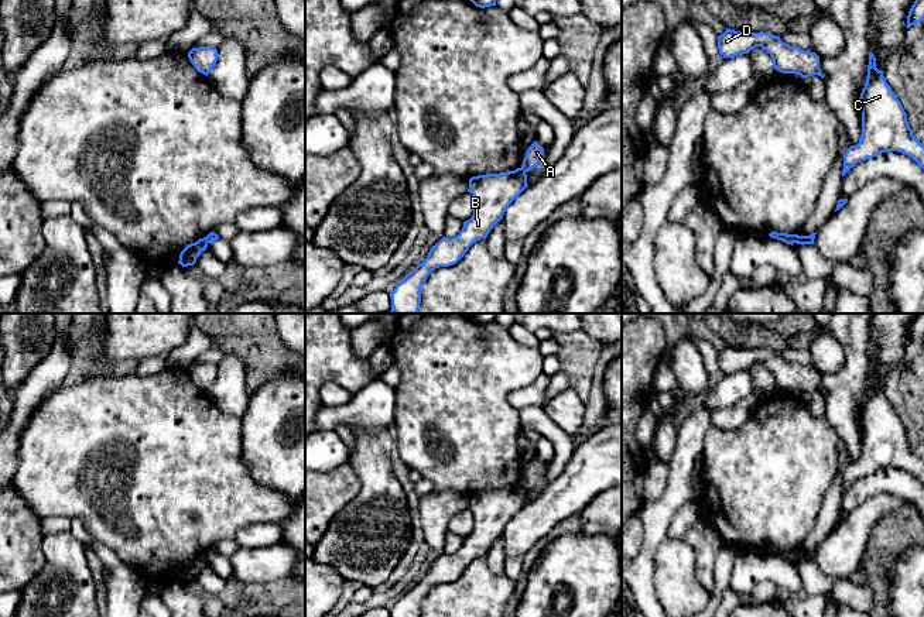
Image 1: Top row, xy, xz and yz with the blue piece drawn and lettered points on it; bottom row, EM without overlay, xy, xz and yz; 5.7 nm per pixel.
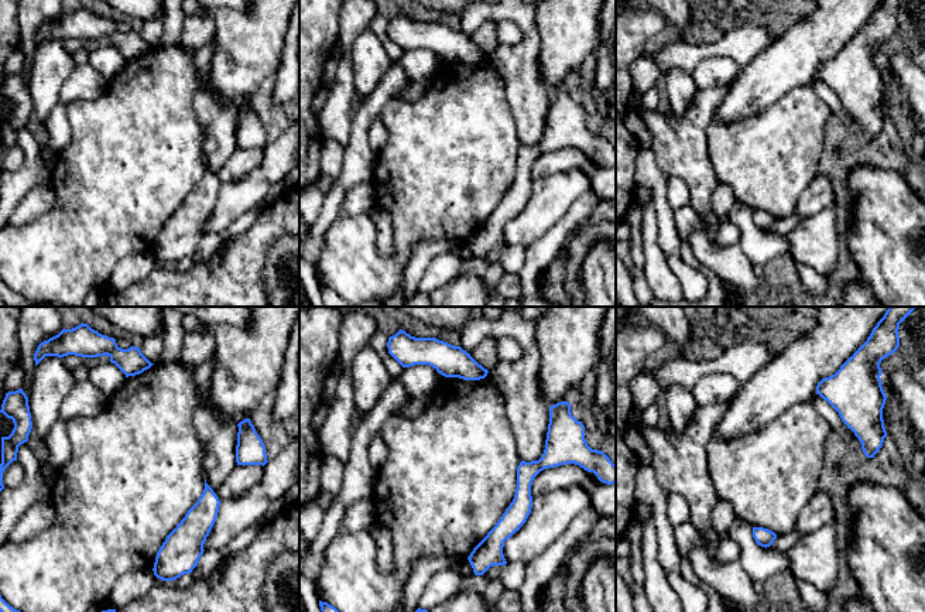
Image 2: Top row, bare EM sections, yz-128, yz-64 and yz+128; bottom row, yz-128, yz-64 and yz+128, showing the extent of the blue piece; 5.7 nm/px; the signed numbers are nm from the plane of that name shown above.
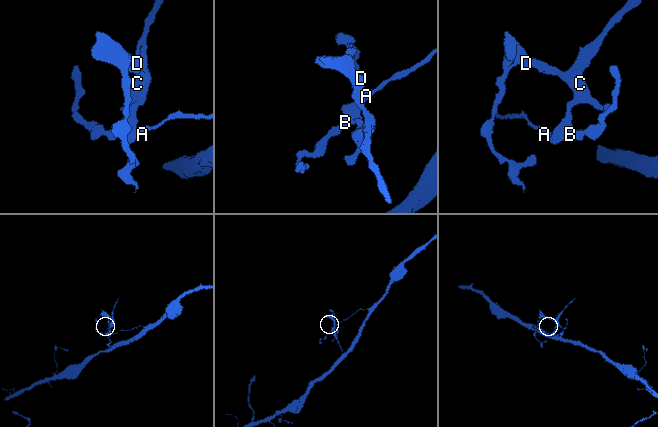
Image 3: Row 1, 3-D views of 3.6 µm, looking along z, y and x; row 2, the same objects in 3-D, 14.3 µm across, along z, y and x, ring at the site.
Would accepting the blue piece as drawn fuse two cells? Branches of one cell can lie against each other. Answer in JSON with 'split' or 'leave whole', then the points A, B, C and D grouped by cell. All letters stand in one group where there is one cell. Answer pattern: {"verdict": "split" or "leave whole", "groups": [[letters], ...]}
{"verdict": "split", "groups": [["A"], ["B", "C", "D"]]}

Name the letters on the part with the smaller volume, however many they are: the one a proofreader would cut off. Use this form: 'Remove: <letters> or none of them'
Remove: B, C, D

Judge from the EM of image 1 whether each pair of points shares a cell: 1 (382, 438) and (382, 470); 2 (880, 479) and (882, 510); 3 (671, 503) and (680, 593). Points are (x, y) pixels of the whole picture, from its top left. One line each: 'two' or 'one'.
1: one
2: two
3: two

